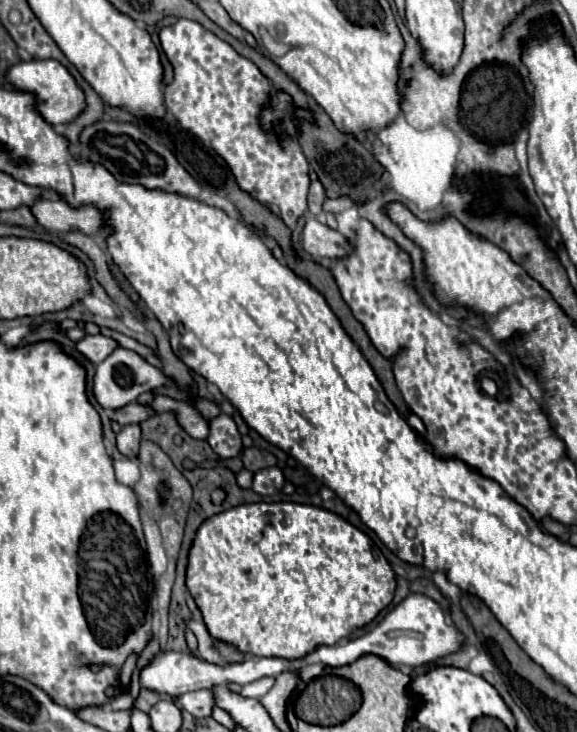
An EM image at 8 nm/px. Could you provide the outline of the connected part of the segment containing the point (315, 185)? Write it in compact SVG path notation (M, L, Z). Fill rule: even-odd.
M313 181L311 189L309 189L309 211L313 215L321 213L323 211L323 203L325 203L325 187L319 181Z

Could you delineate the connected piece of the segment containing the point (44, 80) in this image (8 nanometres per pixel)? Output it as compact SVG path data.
M31 59L31 61L19 61L13 67L7 69L5 73L7 83L11 83L11 87L15 91L25 91L31 93L35 97L35 109L37 113L51 125L59 125L59 123L69 123L73 117L77 117L83 107L85 107L85 99L83 99L83 91L77 87L75 79L71 77L71 73L59 63L59 61L45 61L45 59Z

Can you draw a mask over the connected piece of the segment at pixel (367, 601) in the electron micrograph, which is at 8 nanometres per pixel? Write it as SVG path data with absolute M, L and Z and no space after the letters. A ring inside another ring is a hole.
M249 503L249 505L237 505L233 509L227 509L225 513L217 513L203 521L203 525L197 529L197 535L193 539L193 545L189 549L189 561L187 561L187 589L191 597L195 599L203 621L207 625L209 635L215 641L227 643L241 653L251 653L255 657L281 657L281 659L301 659L307 653L311 653L319 645L335 645L343 637L347 637L351 631L361 629L369 621L377 617L381 609L385 609L395 593L395 573L391 571L389 563L385 561L383 553L373 545L373 541L353 527L343 517L325 511L321 507L313 505L299 505L299 503Z

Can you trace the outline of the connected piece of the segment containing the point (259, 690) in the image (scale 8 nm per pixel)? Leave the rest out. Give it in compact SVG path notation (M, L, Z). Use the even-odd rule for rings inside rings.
M263 677L260 681L253 681L243 687L241 697L262 697L273 687L273 681L275 681L273 677Z

